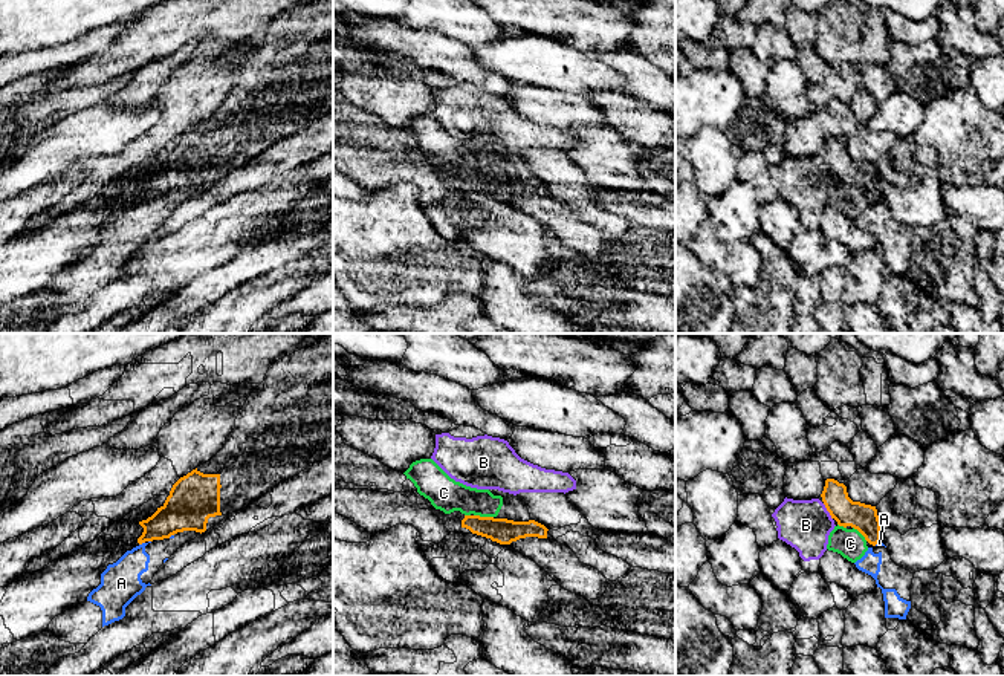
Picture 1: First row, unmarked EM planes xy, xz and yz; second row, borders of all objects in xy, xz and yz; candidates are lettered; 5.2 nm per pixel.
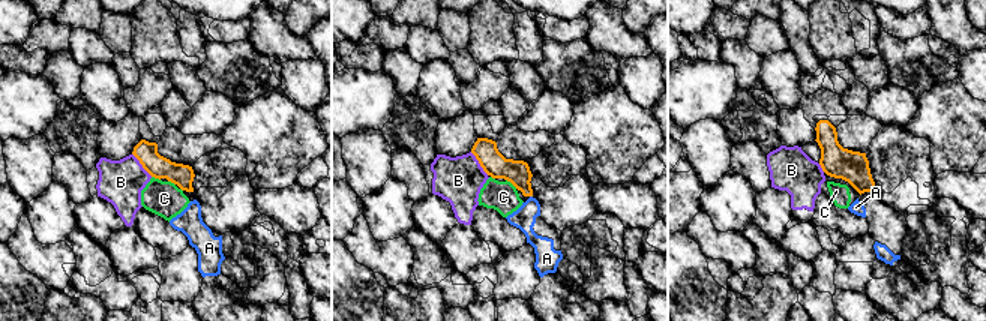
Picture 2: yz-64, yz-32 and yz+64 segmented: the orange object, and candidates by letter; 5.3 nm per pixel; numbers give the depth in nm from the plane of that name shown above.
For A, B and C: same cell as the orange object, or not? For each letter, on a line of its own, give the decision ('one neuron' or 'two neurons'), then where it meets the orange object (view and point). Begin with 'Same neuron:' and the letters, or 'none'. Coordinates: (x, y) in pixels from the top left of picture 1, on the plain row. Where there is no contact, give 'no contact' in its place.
Same neuron: C
A: two neurons; meets orange in xy at (141, 201)
B: two neurons; meets orange in yz at (827, 167)
C: one neuron; meets orange in xz at (483, 175)

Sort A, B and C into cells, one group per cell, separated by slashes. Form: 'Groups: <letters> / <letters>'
Groups: A / B / C

